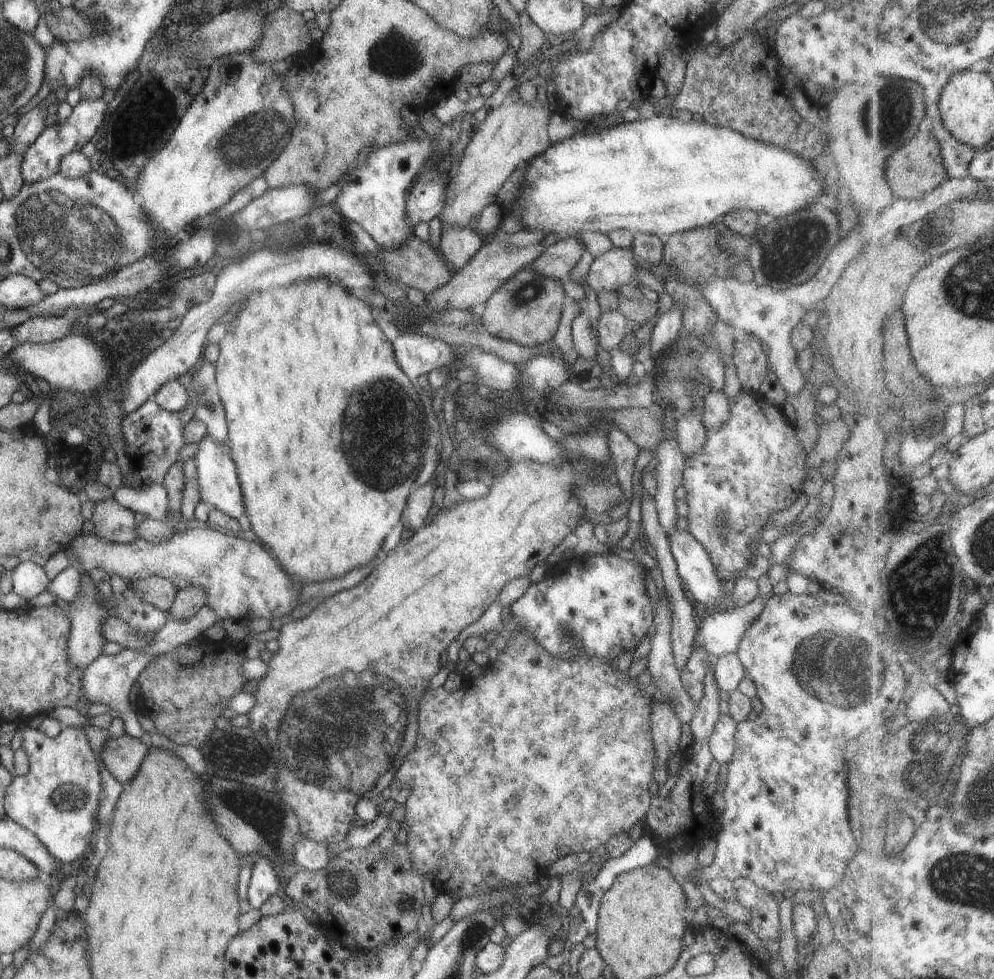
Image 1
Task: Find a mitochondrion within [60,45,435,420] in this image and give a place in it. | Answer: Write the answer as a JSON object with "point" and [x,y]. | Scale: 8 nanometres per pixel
{"point":[253,136]}

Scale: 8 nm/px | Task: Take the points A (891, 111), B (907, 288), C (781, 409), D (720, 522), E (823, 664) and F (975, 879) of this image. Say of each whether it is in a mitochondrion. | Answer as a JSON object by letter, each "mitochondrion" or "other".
{"A":"mitochondrion","B":"other","C":"other","D":"mitochondrion","E":"mitochondrion","F":"mitochondrion"}

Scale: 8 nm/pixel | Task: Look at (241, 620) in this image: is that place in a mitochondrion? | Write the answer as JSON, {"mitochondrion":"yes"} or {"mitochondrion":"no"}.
{"mitochondrion":"no"}

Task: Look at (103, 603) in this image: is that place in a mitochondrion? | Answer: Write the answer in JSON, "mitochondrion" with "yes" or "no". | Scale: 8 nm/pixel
{"mitochondrion":"no"}

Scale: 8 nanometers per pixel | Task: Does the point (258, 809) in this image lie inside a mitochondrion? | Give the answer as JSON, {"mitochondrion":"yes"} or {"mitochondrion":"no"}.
{"mitochondrion":"yes"}

